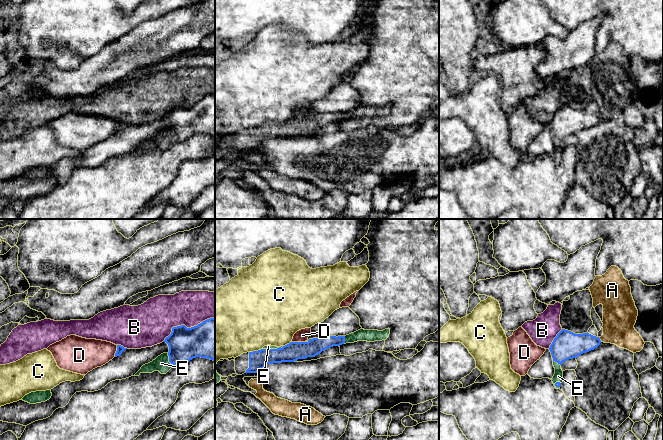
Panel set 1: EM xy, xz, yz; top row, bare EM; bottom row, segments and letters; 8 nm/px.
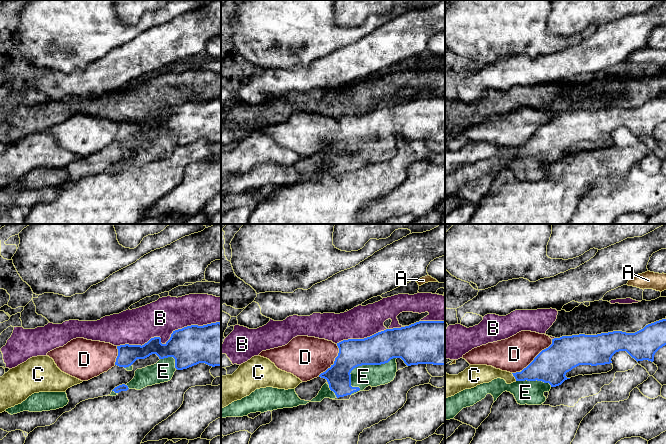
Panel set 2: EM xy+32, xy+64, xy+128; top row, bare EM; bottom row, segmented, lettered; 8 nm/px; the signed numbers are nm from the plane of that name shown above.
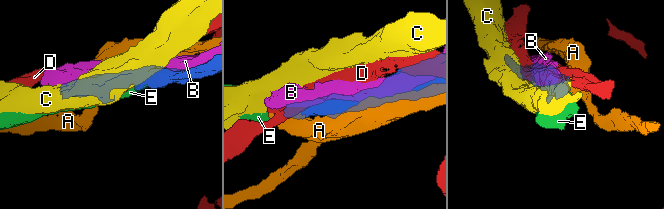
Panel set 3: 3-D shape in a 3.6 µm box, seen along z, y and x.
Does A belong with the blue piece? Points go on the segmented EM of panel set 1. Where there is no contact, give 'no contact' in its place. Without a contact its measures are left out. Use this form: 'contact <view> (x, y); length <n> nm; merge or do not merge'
contact yz (599, 339); length 40 nm; merge

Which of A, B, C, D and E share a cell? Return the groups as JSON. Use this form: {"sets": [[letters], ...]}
{"sets": [["A", "E"], ["B"], ["C"], ["D"]]}

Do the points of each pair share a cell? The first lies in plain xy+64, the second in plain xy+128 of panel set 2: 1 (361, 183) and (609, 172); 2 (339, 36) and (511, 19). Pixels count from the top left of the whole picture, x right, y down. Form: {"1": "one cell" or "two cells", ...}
{"1": "one cell", "2": "one cell"}

